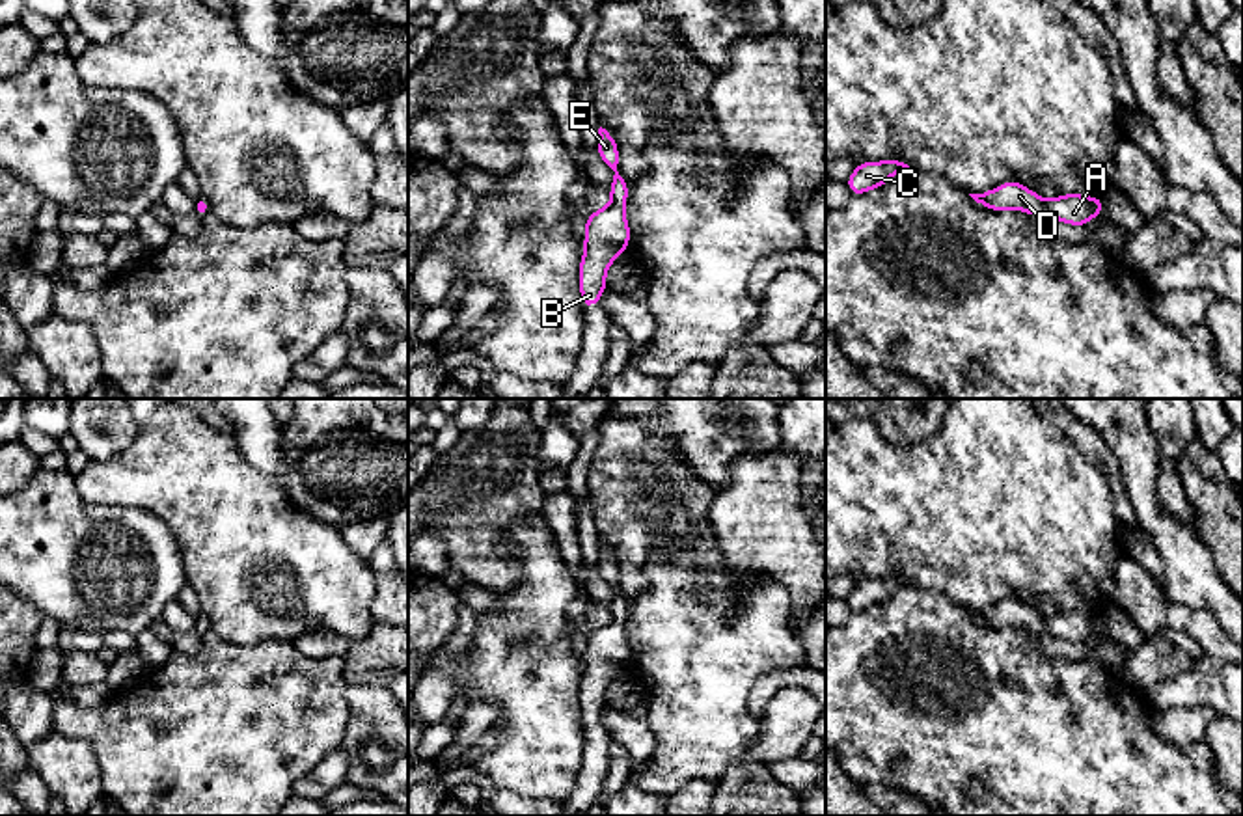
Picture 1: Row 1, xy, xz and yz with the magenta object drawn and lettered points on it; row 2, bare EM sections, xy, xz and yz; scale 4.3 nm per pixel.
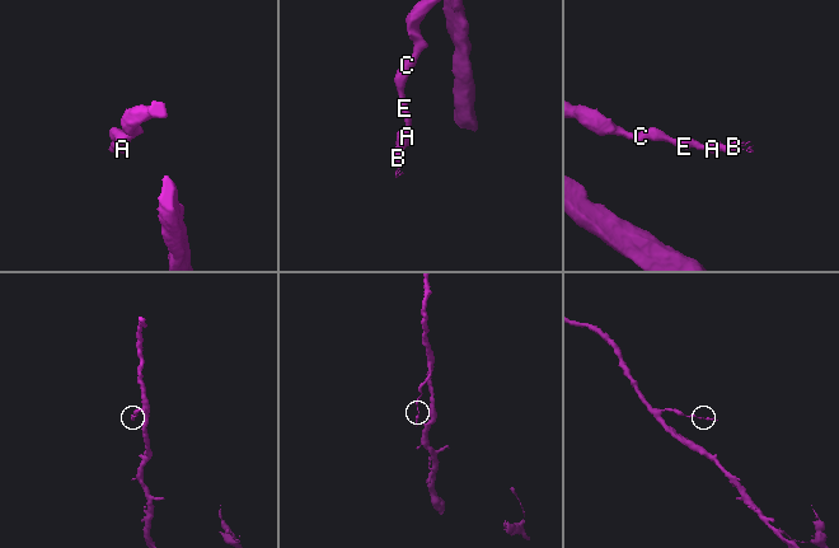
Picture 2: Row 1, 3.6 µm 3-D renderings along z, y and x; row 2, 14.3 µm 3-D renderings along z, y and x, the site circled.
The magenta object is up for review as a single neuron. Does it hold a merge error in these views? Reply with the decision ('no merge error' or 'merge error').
no merge error

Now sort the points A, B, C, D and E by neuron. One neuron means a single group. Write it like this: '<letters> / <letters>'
A B C D E

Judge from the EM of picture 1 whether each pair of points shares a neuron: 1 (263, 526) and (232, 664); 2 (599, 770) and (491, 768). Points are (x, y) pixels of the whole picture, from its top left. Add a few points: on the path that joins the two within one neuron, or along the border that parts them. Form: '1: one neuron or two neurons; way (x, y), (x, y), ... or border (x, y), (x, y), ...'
1: two neurons; border (211, 626), (241, 645), (278, 641)
2: two neurons; border (584, 727), (584, 762), (576, 787), (569, 796)

